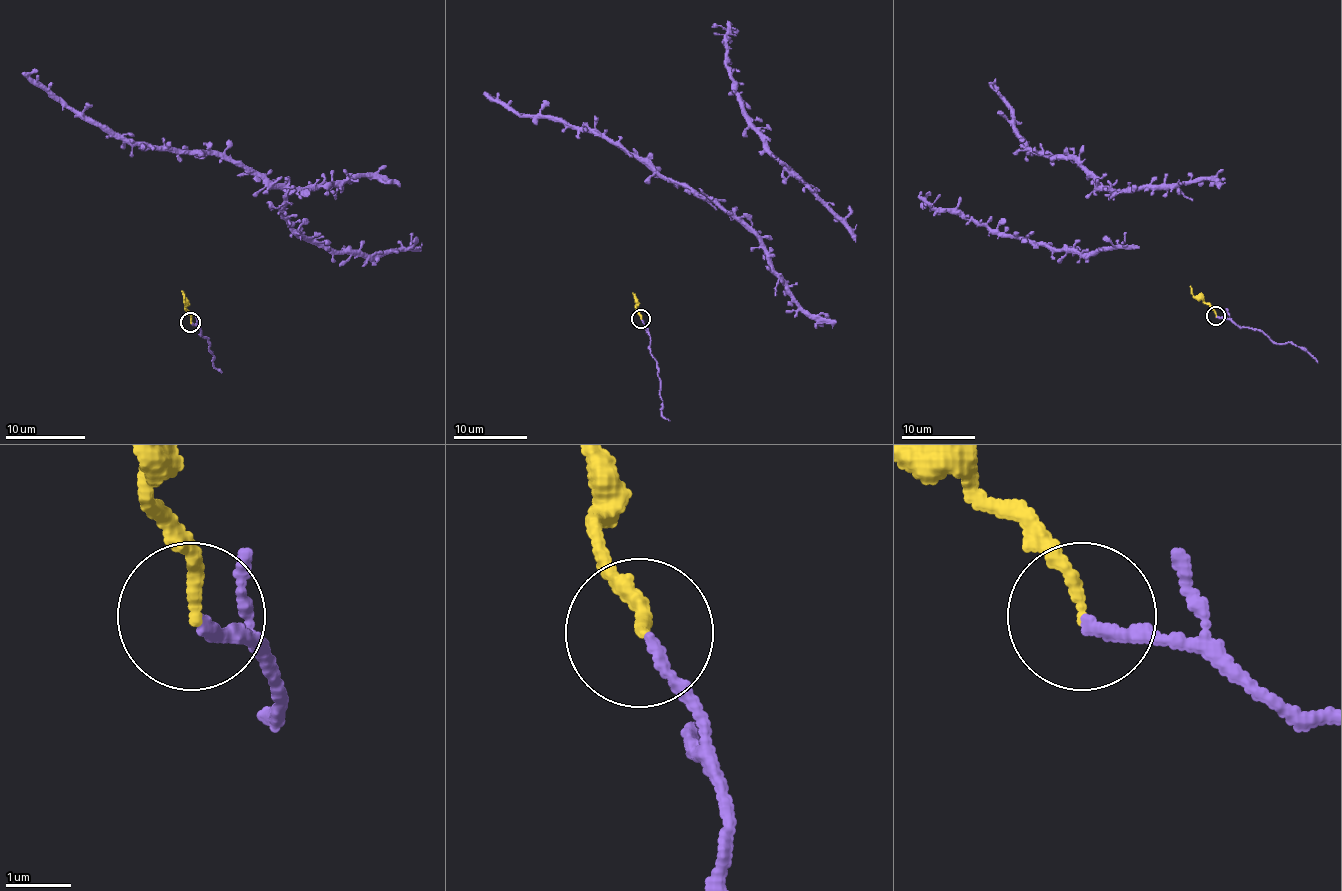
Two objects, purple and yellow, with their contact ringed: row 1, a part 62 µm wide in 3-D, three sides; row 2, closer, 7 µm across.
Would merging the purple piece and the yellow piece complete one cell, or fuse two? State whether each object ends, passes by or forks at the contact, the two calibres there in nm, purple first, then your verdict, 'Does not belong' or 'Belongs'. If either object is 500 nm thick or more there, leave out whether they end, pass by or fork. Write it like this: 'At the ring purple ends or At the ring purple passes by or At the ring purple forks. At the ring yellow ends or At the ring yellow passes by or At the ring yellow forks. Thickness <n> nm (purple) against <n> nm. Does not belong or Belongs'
At the ring purple ends. At the ring yellow ends. Thickness 160 nm (purple) against 190 nm. Belongs

